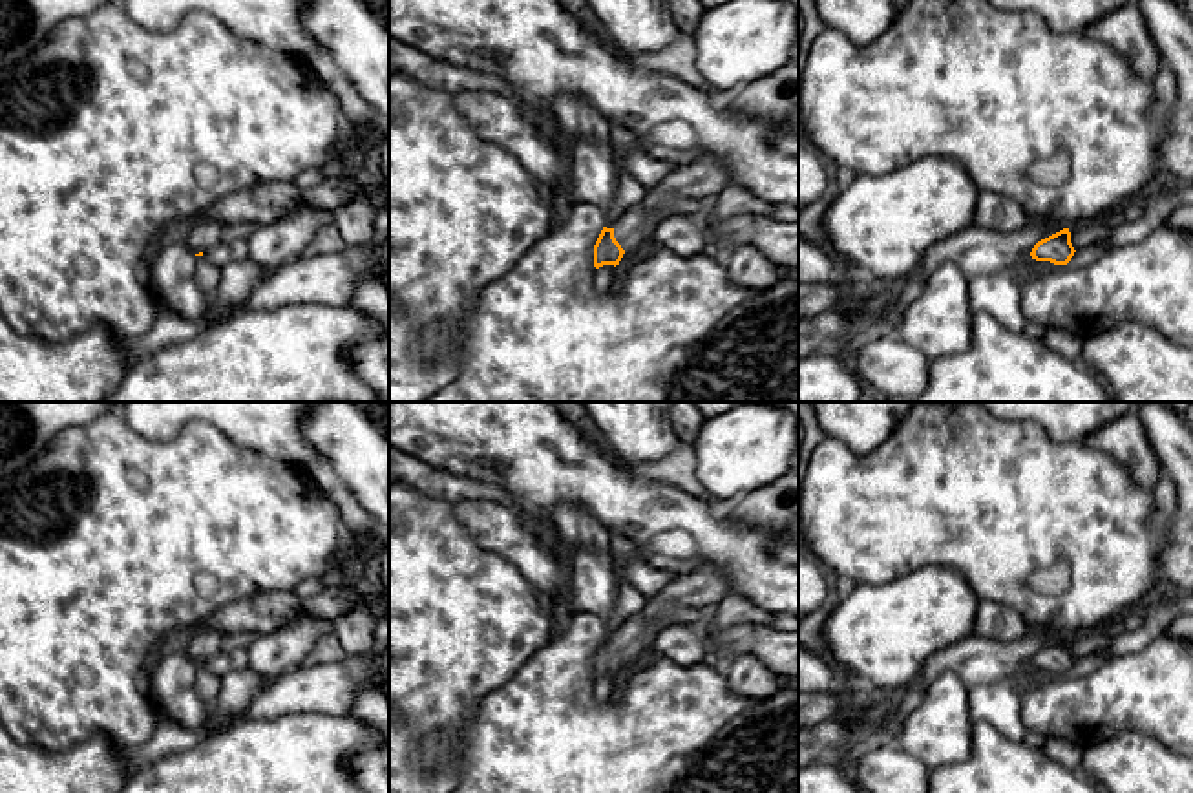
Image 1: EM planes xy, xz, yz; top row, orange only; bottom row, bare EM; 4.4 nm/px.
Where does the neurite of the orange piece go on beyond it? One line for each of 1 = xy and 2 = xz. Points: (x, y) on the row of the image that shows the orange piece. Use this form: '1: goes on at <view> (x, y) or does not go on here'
1: does not go on here
2: goes on at xz (706, 178)

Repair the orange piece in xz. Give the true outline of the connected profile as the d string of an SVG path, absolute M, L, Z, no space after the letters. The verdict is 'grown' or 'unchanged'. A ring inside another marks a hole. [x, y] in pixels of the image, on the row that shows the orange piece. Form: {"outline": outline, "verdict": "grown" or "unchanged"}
{"outline": "M709 153L700 155L694 163L676 166L670 175L647 192L641 203L628 208L612 228L603 227L594 245L594 267L619 265L623 254L639 238L652 236L654 214L669 197L718 197L727 181L725 164Z", "verdict": "grown"}

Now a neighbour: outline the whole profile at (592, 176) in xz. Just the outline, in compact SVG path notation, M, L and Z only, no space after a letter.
M575 93L554 97L552 113L570 139L568 188L559 210L566 212L579 203L588 203L608 212L618 190L610 121Z

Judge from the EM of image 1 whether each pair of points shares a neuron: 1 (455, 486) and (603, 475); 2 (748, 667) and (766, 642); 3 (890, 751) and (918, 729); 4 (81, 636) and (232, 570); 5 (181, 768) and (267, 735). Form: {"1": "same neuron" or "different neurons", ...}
{"1": "different neurons", "2": "different neurons", "3": "different neurons", "4": "same neuron", "5": "same neuron"}

